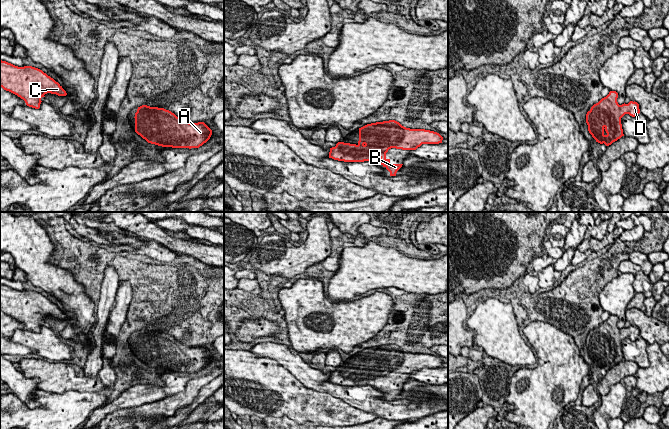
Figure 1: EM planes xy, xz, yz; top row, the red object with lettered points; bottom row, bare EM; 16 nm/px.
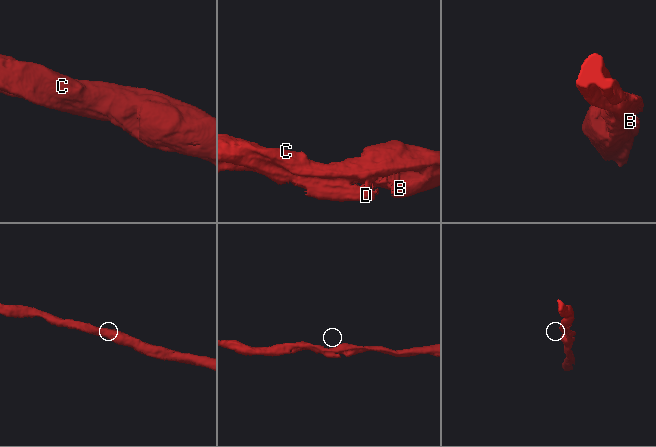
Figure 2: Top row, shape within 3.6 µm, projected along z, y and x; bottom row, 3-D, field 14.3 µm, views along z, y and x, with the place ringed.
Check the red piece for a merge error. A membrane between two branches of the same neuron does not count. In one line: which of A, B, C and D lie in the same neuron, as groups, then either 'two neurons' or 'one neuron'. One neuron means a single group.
A B C D; one neuron

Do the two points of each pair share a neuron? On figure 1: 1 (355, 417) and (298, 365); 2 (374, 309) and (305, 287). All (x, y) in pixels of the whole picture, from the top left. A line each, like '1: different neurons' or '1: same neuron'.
1: different neurons
2: same neuron

